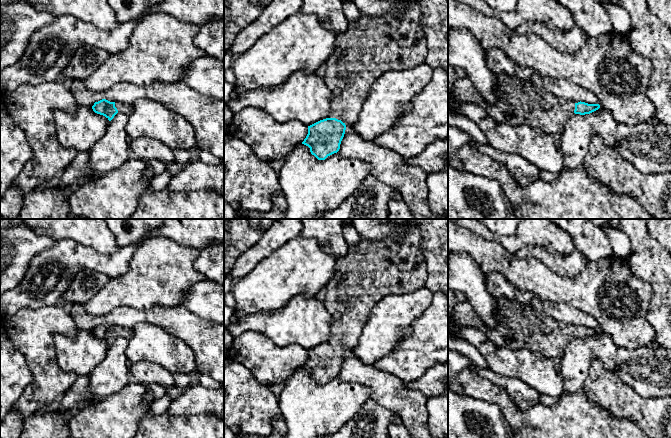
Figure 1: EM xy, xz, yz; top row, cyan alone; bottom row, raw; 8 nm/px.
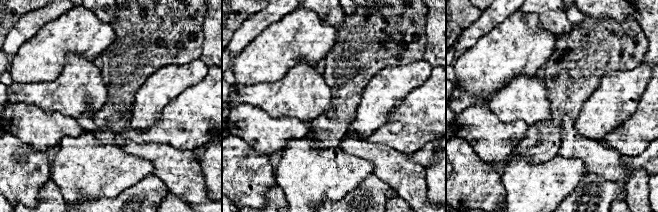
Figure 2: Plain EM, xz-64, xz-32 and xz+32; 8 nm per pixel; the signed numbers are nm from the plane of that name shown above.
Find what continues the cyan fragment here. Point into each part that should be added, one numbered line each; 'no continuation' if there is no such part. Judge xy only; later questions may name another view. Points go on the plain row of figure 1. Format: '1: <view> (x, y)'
1: xy (122, 332)

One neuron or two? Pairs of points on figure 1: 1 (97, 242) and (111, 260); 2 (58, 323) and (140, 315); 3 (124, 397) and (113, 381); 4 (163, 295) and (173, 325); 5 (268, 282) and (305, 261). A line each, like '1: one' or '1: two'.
1: two
2: two
3: two
4: two
5: one

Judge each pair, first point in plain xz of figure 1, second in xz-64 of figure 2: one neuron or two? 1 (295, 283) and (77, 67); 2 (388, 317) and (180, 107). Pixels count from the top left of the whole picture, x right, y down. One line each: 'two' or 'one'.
1: two
2: two

